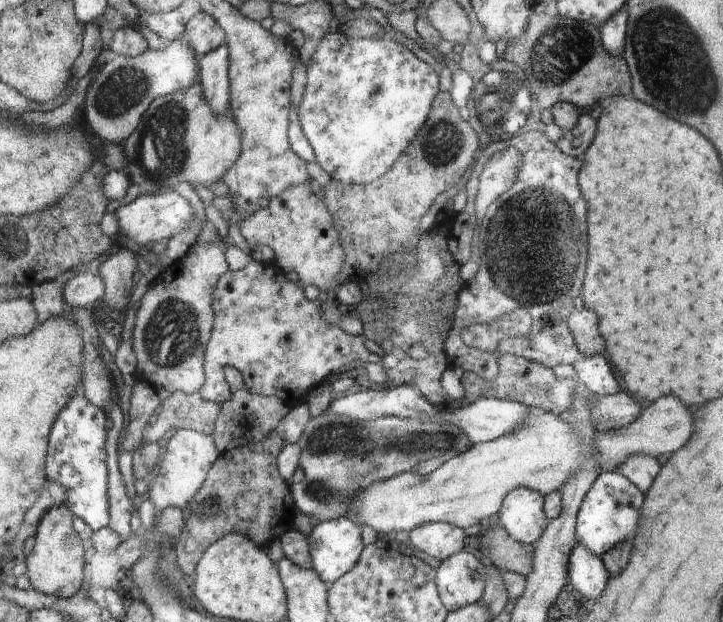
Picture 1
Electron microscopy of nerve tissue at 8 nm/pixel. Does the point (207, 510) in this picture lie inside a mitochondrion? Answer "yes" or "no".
yes

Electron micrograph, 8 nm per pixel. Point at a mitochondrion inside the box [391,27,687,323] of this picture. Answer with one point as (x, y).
(533, 237)

